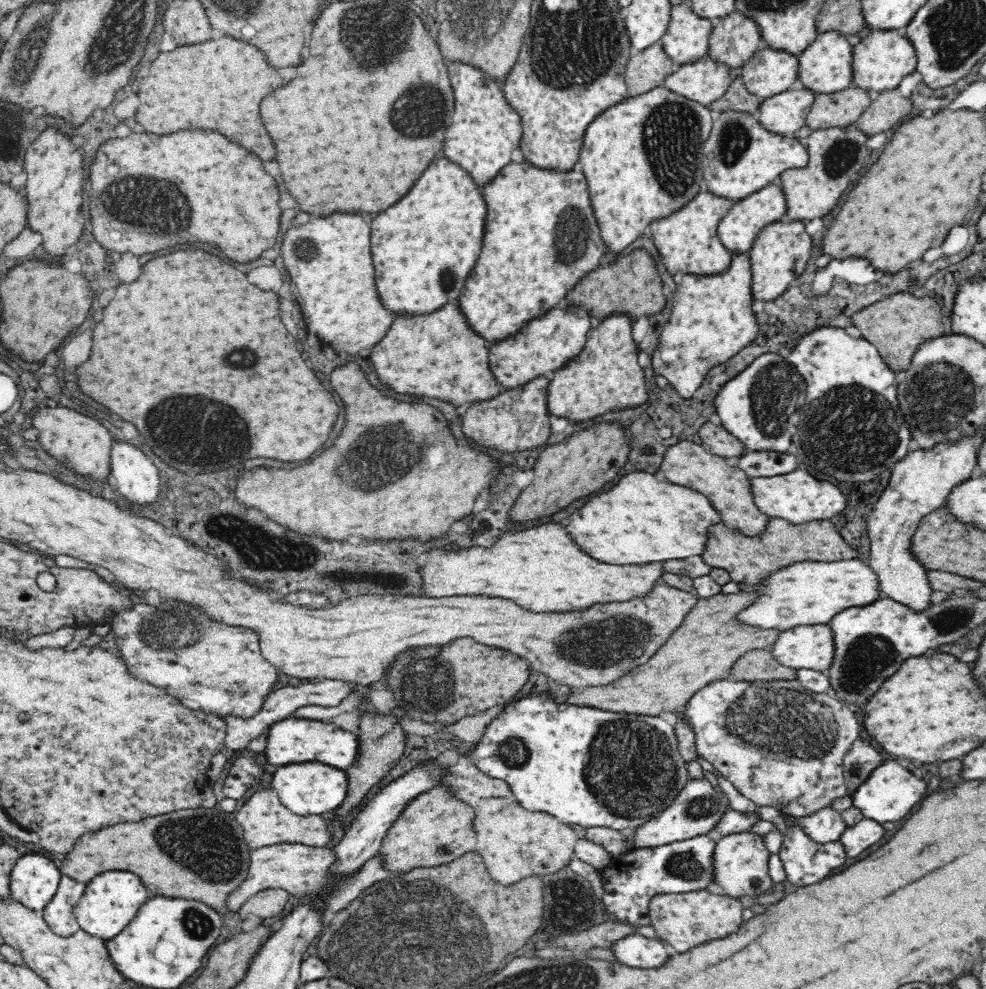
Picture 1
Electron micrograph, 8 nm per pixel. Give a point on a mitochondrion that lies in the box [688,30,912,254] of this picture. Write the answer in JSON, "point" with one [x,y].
{"point":[733,139]}

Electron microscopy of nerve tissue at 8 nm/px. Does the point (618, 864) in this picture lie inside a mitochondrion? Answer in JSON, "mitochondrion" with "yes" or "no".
{"mitochondrion":"no"}

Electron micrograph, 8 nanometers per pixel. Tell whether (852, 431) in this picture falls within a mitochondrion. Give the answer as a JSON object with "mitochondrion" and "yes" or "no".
{"mitochondrion":"yes"}

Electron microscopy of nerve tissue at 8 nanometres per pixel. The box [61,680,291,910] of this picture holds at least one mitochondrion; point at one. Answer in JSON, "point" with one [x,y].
{"point":[206,845]}

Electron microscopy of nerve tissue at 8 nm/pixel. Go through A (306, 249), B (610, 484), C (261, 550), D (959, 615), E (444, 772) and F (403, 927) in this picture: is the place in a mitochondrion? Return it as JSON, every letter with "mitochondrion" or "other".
{"A":"mitochondrion","B":"other","C":"mitochondrion","D":"mitochondrion","E":"other","F":"mitochondrion"}

